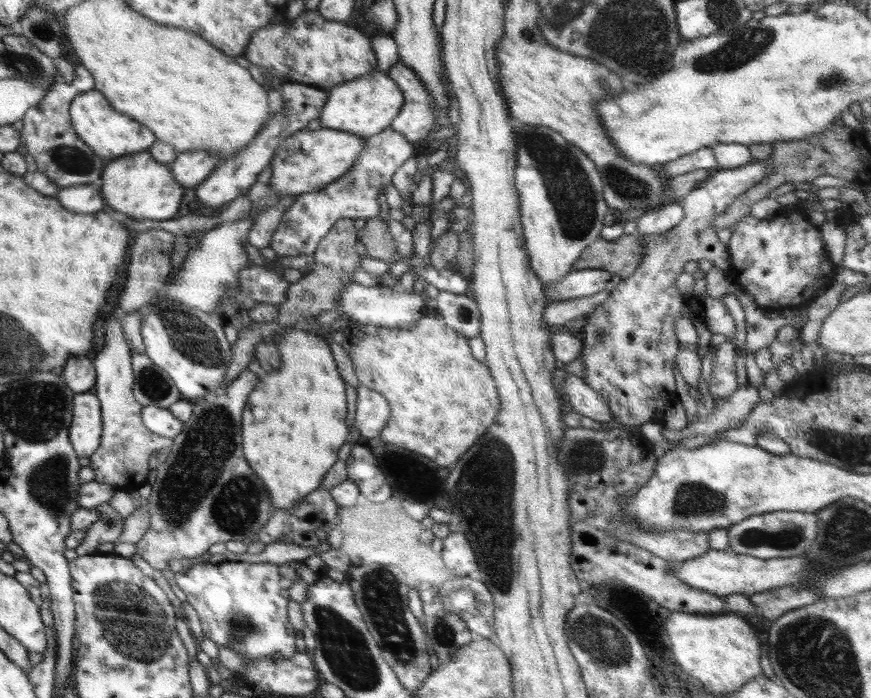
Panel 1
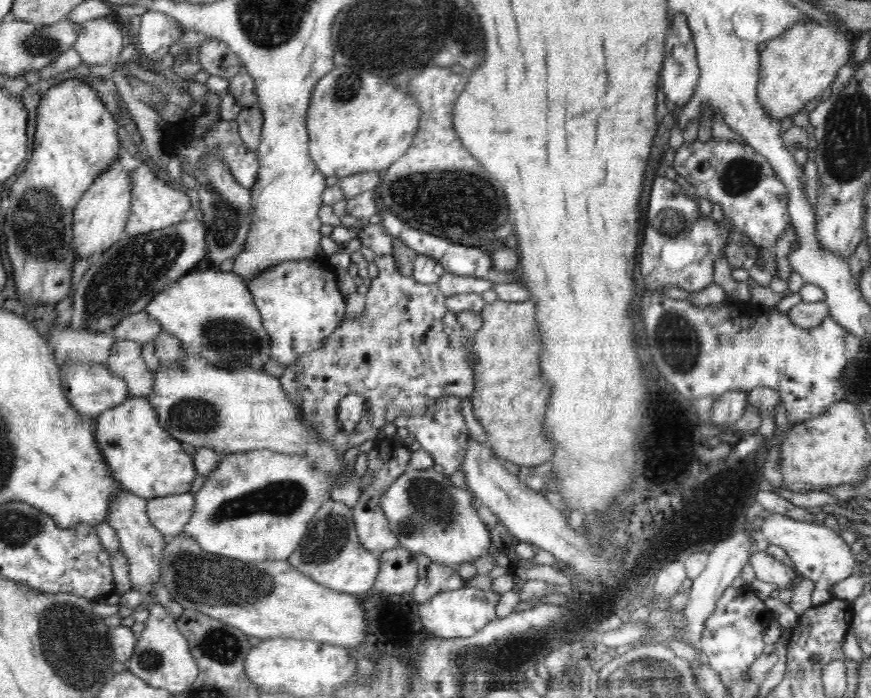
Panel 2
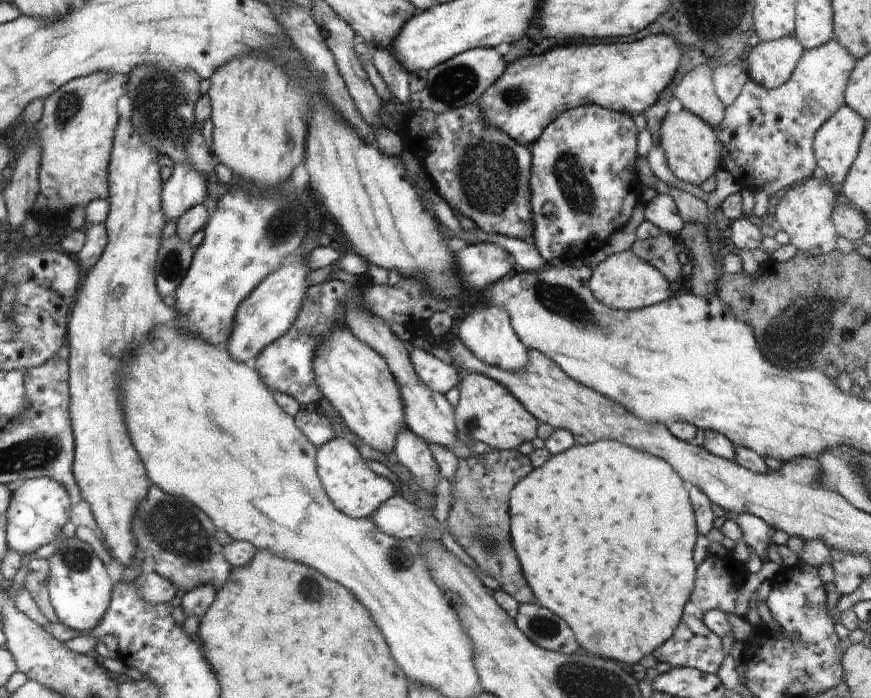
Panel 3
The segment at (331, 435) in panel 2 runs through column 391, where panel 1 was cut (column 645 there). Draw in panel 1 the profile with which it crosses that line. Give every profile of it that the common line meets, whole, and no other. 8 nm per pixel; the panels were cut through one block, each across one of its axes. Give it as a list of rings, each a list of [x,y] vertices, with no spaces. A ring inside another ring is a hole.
[[[764,161],[753,162],[734,169],[715,170],[710,178],[700,184],[681,201],[684,219],[676,227],[656,235],[642,235],[644,249],[637,270],[628,278],[623,279],[609,292],[608,299],[598,305],[586,318],[586,327],[582,335],[585,383],[596,390],[604,402],[608,404],[612,419],[630,428],[641,427],[646,422],[661,422],[667,406],[679,400],[676,393],[674,368],[679,342],[676,338],[676,317],[688,314],[689,298],[682,295],[676,288],[676,280],[688,262],[700,259],[711,260],[714,268],[724,273],[728,272],[730,254],[727,244],[719,241],[712,222],[718,214],[740,195],[760,183],[767,176]]]

